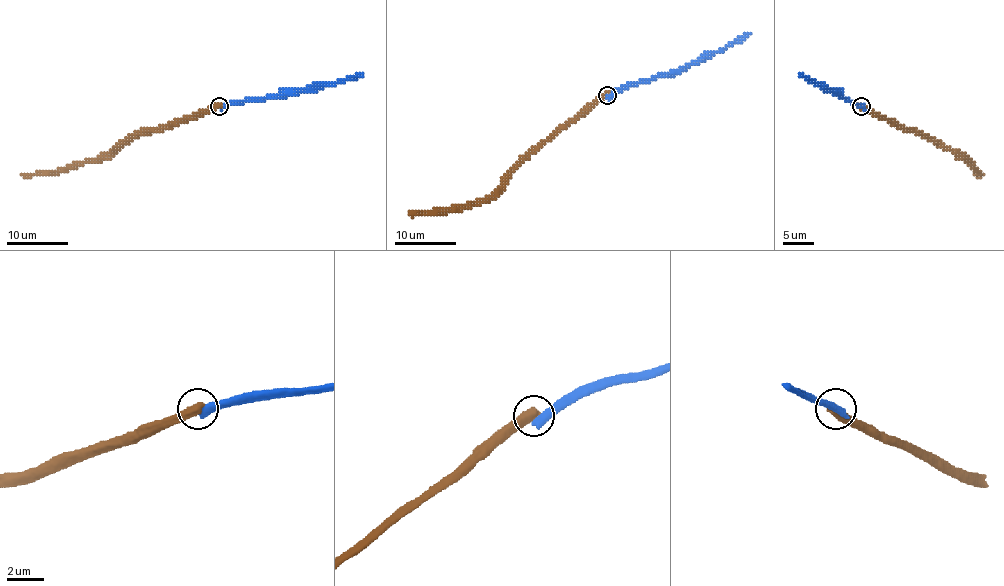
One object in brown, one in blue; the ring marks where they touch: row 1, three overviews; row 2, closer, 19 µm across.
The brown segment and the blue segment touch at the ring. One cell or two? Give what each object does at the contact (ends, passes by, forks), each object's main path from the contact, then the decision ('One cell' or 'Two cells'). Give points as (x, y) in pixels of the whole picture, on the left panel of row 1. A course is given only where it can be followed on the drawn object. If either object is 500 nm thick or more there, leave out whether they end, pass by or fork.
Course of brown: (219, 106), (183, 120), (169, 121), (160, 128), (149, 128), (97, 160), (22, 175). Course of blue: (219, 106), (317, 89), (363, 74). Two cells

